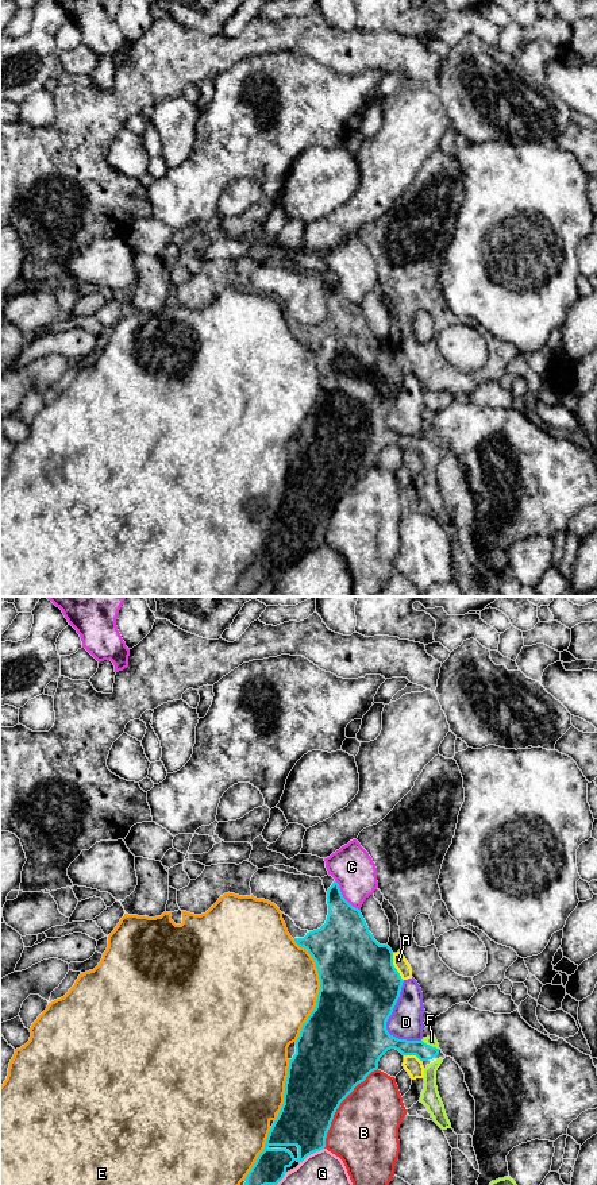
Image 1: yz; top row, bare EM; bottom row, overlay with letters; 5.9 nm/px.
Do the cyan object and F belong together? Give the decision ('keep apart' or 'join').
join

